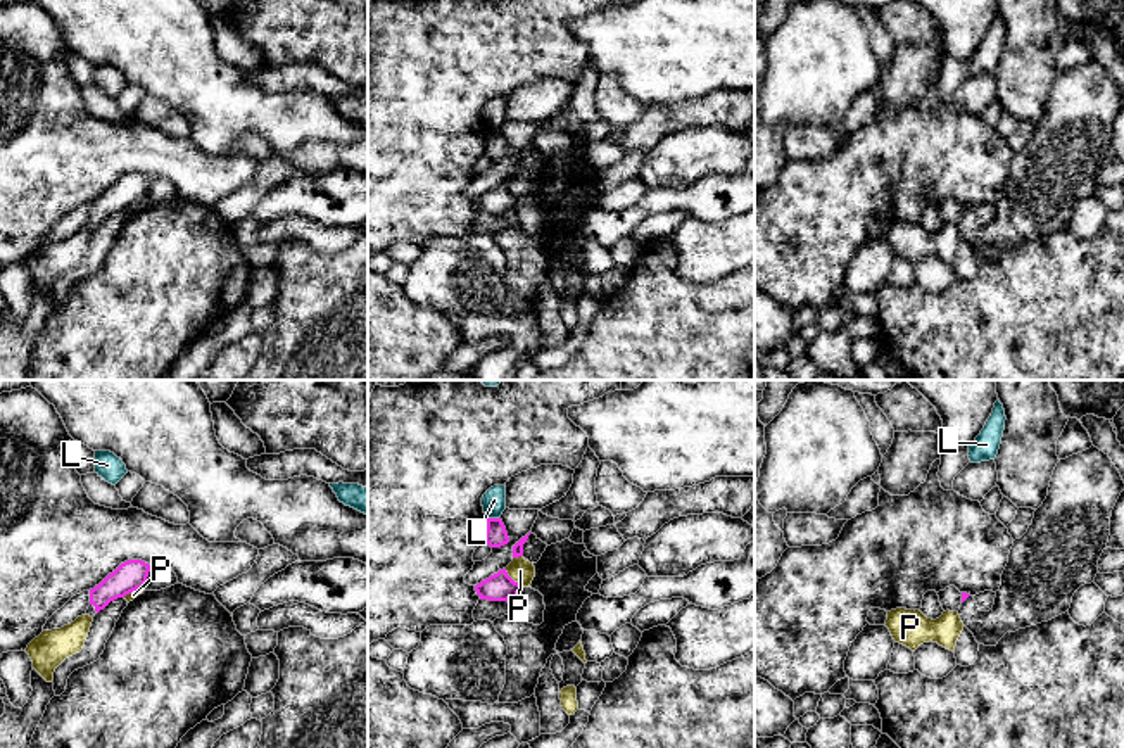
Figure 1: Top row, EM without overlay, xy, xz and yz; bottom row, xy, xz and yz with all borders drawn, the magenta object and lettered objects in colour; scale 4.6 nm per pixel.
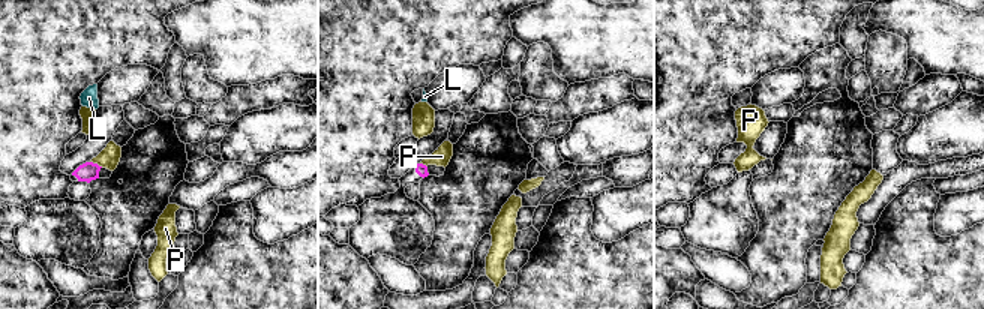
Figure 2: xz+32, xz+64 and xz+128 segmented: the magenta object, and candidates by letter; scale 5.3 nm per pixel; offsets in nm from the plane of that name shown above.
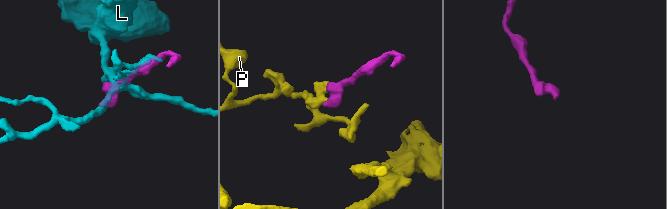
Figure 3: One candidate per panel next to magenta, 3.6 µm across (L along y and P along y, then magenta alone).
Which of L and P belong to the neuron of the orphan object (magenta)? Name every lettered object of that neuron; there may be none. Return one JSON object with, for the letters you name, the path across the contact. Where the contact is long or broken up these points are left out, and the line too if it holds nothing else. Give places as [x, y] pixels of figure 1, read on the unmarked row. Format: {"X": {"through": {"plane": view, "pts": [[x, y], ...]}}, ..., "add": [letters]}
{"add": []}

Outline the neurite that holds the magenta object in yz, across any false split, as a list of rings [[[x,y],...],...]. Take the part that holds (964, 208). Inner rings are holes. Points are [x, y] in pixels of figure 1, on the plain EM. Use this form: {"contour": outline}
{"contour": [[[1089,62],[1060,73],[1053,83],[1048,109],[1034,124],[1027,145],[1013,154],[989,225],[981,225],[974,209],[962,206],[958,228],[984,259],[996,259],[1007,245],[1048,235],[1069,225],[1074,206],[1091,197],[1098,173],[1110,149],[1112,123],[1124,104],[1124,93],[1103,64]]]}

